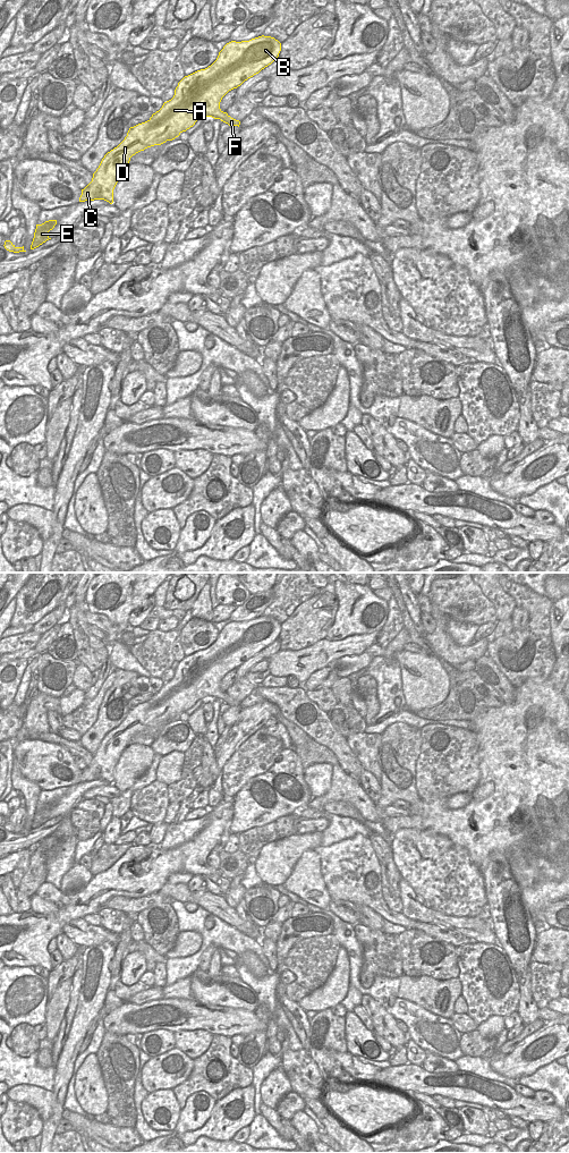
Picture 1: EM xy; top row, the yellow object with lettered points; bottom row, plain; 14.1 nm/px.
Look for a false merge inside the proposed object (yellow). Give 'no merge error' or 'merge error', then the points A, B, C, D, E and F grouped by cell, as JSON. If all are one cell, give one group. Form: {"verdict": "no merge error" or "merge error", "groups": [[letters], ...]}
{"verdict": "no merge error", "groups": [["A", "B", "C", "D", "E", "F"]]}

